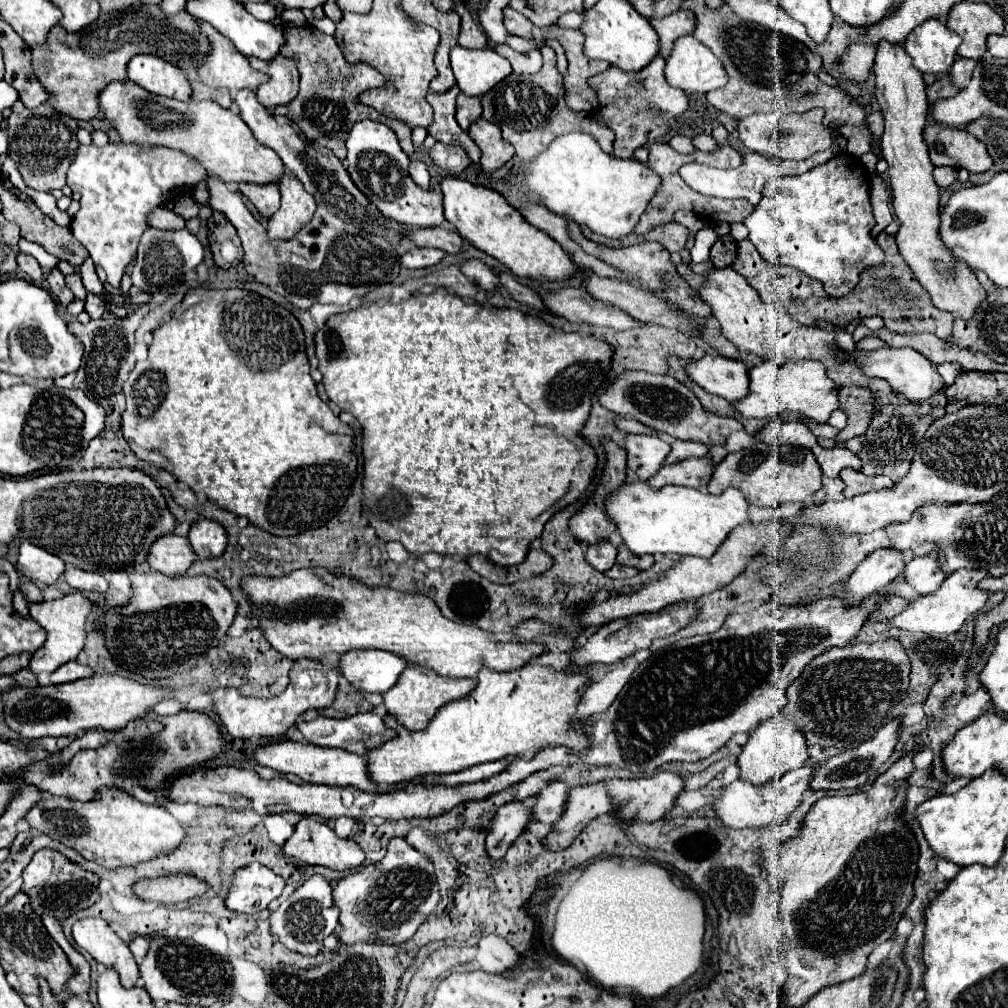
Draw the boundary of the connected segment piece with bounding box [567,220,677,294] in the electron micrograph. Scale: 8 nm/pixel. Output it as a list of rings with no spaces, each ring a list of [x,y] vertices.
[[[567,220],[567,222],[569,222],[569,232],[571,232],[573,240],[577,240],[585,252],[589,252],[589,254],[597,256],[599,260],[619,268],[621,272],[629,272],[629,276],[639,276],[639,280],[645,280],[645,284],[649,284],[649,288],[657,294],[661,294],[667,286],[667,282],[663,280],[663,274],[675,274],[677,272],[677,268],[669,262],[669,252],[665,248],[661,248],[661,244],[657,244],[657,242],[641,242],[641,244],[627,246],[627,248],[607,248],[607,246],[601,246],[601,244],[587,240],[583,236],[583,232],[579,230],[579,224],[575,224],[571,220]]]

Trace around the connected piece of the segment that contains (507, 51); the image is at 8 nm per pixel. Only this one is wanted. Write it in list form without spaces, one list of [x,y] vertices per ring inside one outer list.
[[[501,44],[501,46],[495,46],[495,50],[505,56],[511,66],[513,66],[513,72],[517,74],[525,74],[525,72],[537,72],[541,68],[541,52],[539,50],[533,50],[533,52],[527,52],[527,54],[521,54],[521,52],[515,52],[513,48],[509,48],[507,44]]]

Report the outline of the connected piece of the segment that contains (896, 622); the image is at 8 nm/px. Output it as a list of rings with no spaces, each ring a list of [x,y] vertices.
[[[957,570],[951,576],[945,578],[941,588],[929,596],[921,596],[913,600],[901,614],[897,614],[889,624],[909,630],[909,632],[925,632],[925,634],[951,634],[957,632],[967,618],[971,618],[975,612],[983,610],[985,602],[989,600],[989,592],[979,588],[979,582],[987,578],[989,572],[983,570]]]

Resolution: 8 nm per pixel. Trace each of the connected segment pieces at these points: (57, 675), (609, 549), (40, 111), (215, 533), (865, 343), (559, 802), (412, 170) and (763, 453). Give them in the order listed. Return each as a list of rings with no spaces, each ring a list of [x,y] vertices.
[[[67,662],[61,668],[57,668],[49,680],[51,684],[65,684],[65,682],[73,682],[73,680],[81,680],[81,678],[89,678],[95,672],[89,666],[83,666],[79,662]]]
[[[601,542],[599,546],[587,546],[585,548],[585,560],[599,572],[607,572],[615,564],[617,548],[609,542]]]
[[[17,102],[11,108],[9,120],[9,154],[19,164],[19,172],[25,184],[33,190],[49,192],[53,188],[65,186],[65,172],[73,162],[73,152],[77,152],[77,122],[65,114],[57,114],[49,102],[37,108],[27,108]]]
[[[207,518],[197,520],[191,526],[187,538],[199,558],[207,558],[207,556],[217,558],[227,548],[227,532],[215,520],[207,520]]]
[[[867,336],[857,344],[856,348],[859,351],[871,351],[884,346],[887,346],[887,344],[879,338]]]
[[[559,780],[545,786],[539,792],[537,804],[533,806],[533,816],[545,824],[555,824],[565,810],[567,792],[569,792],[569,786],[565,782],[559,782]]]
[[[413,160],[413,162],[409,164],[409,174],[411,174],[411,178],[413,178],[413,180],[423,188],[423,190],[429,190],[431,176],[429,176],[429,172],[427,172],[427,168],[425,168],[423,162]]]
[[[755,442],[751,448],[727,454],[721,464],[715,466],[713,478],[707,484],[707,490],[711,494],[721,494],[725,488],[733,486],[745,492],[747,500],[755,506],[779,506],[785,502],[803,502],[813,492],[821,488],[821,466],[817,464],[813,452],[809,448],[791,446],[791,444],[765,444]]]

